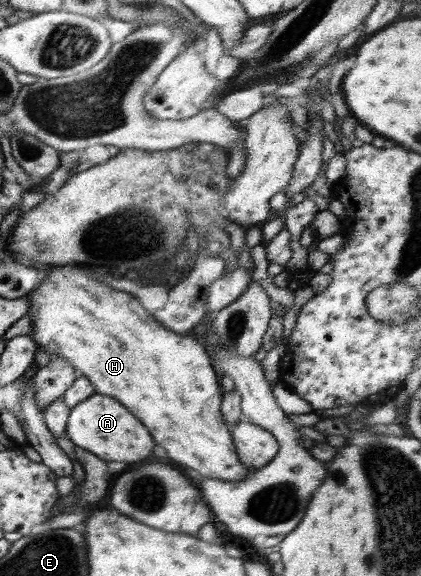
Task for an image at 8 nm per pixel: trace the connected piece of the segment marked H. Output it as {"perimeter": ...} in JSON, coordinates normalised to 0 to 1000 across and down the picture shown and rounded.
{"perimeter":[[[185,462],[169,470],[112,465],[109,481],[62,514],[71,524],[71,583],[81,587],[81,594],[112,615],[159,625],[190,651],[209,656],[230,684],[278,691],[311,719],[321,719],[344,736],[363,764],[397,781],[406,799],[439,806],[435,811],[458,813],[482,826],[527,835],[575,835],[603,823],[608,814],[584,813],[563,792],[551,753],[525,726],[525,651],[515,646],[511,653],[501,613],[466,589],[390,568],[335,531],[325,516],[235,488],[211,464]]]}

